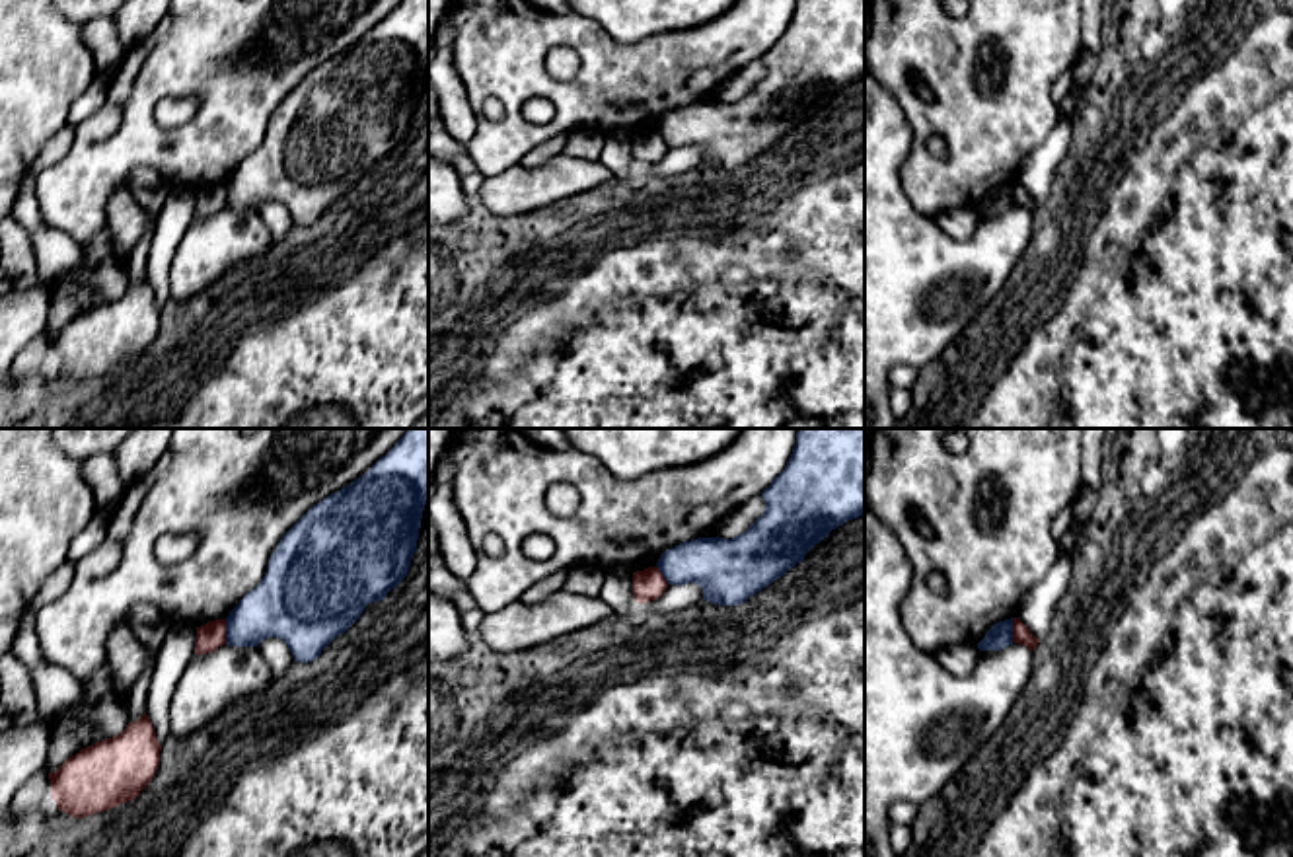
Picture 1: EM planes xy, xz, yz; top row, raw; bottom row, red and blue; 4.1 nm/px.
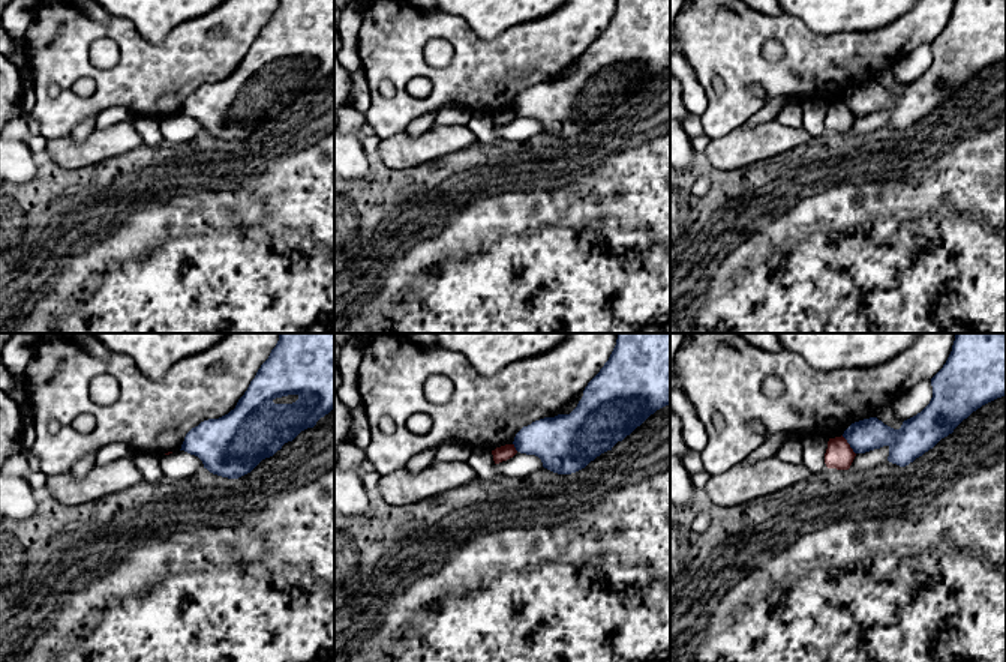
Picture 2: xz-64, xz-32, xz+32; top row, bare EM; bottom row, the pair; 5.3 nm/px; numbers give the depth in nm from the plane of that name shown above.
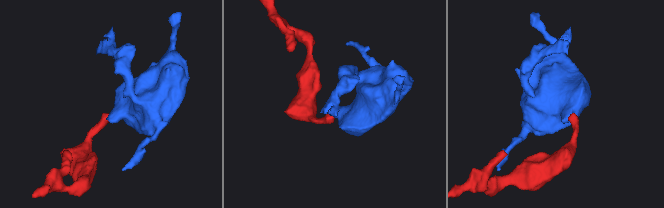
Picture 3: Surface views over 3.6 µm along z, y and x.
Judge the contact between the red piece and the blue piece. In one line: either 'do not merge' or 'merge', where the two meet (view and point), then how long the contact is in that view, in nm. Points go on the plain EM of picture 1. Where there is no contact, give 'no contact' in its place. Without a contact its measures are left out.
do not merge; contact xy (224, 195); length 100 nm

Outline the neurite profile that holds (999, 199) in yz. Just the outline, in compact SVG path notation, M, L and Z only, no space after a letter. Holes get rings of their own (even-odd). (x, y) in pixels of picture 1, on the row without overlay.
M1013 183L995 187L985 201L978 206L979 214L1001 214L1013 208Z

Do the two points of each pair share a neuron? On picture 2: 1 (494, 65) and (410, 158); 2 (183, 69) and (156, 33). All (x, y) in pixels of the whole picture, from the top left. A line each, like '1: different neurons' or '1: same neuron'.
1: different neurons
2: different neurons

